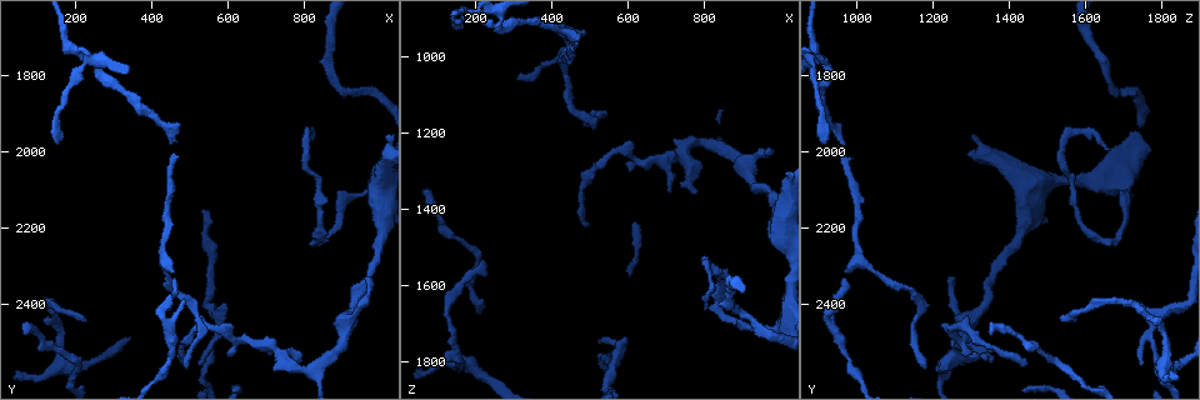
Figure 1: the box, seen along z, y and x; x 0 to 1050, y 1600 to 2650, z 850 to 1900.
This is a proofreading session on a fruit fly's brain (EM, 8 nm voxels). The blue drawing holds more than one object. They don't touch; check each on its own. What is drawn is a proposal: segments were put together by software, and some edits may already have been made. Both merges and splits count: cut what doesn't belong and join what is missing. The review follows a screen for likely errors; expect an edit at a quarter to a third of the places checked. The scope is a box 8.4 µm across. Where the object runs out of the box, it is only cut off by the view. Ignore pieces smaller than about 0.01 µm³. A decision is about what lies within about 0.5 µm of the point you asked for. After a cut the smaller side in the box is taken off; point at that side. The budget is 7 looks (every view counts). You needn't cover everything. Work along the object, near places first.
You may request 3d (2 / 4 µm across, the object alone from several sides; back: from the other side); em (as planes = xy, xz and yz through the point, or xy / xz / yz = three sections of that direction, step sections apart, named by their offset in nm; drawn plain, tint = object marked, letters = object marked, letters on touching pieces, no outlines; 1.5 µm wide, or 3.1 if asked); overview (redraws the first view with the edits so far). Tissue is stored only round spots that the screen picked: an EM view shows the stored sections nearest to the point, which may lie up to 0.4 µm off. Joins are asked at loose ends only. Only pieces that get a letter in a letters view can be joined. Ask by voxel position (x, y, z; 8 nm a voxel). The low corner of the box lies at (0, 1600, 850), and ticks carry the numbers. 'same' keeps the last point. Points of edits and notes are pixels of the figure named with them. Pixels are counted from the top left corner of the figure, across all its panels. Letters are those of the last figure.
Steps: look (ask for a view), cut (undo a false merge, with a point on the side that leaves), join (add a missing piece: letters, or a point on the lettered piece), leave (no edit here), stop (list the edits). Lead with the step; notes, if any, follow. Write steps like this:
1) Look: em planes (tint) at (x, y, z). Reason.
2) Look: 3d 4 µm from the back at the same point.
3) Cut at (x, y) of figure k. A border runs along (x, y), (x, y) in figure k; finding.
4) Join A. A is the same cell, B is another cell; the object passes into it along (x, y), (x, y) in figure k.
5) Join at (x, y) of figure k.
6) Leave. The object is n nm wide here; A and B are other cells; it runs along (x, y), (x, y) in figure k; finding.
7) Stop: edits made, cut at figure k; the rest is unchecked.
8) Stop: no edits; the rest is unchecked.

Look: em planes (letters) at (490, 2565, 1170). Tapers out.

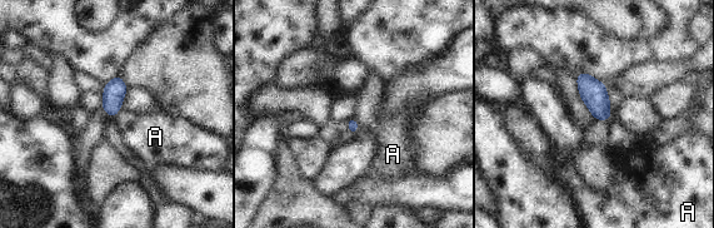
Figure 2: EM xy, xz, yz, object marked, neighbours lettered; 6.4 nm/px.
Leave. A is another cell; none of them fits.

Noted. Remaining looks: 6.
Look: em planes (tint) at (485, 2555, 1445). Thin end.

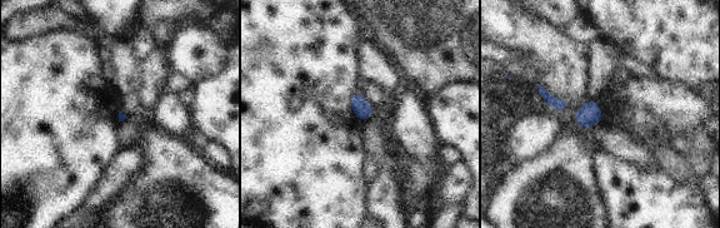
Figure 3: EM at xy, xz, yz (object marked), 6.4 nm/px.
Look: em planes (letters) at the same point.

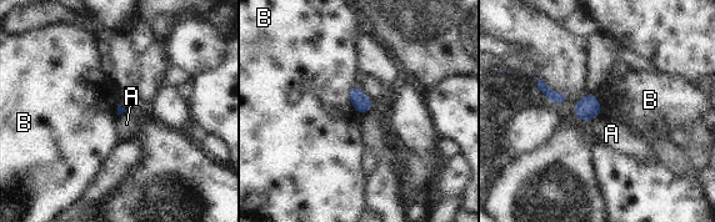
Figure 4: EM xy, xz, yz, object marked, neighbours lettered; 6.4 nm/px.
Leave. A and B are other cells; a border runs along (354, 85), (349, 101), (360, 115) in figure 4; none of them fits.

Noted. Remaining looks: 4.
Look: em planes (letters) at (525, 2565, 1750). Free end.

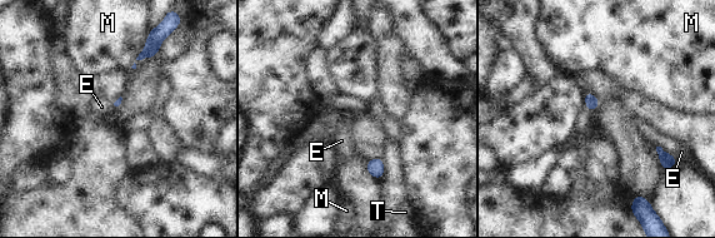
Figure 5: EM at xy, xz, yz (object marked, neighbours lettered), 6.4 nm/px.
Leave. E, M and T are other cells; a border runs along (655, 147), (660, 147), (675, 158) in figure 5; no lettered piece goes on from it.

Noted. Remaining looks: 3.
Stop: no edits; the rest is unchecked.

